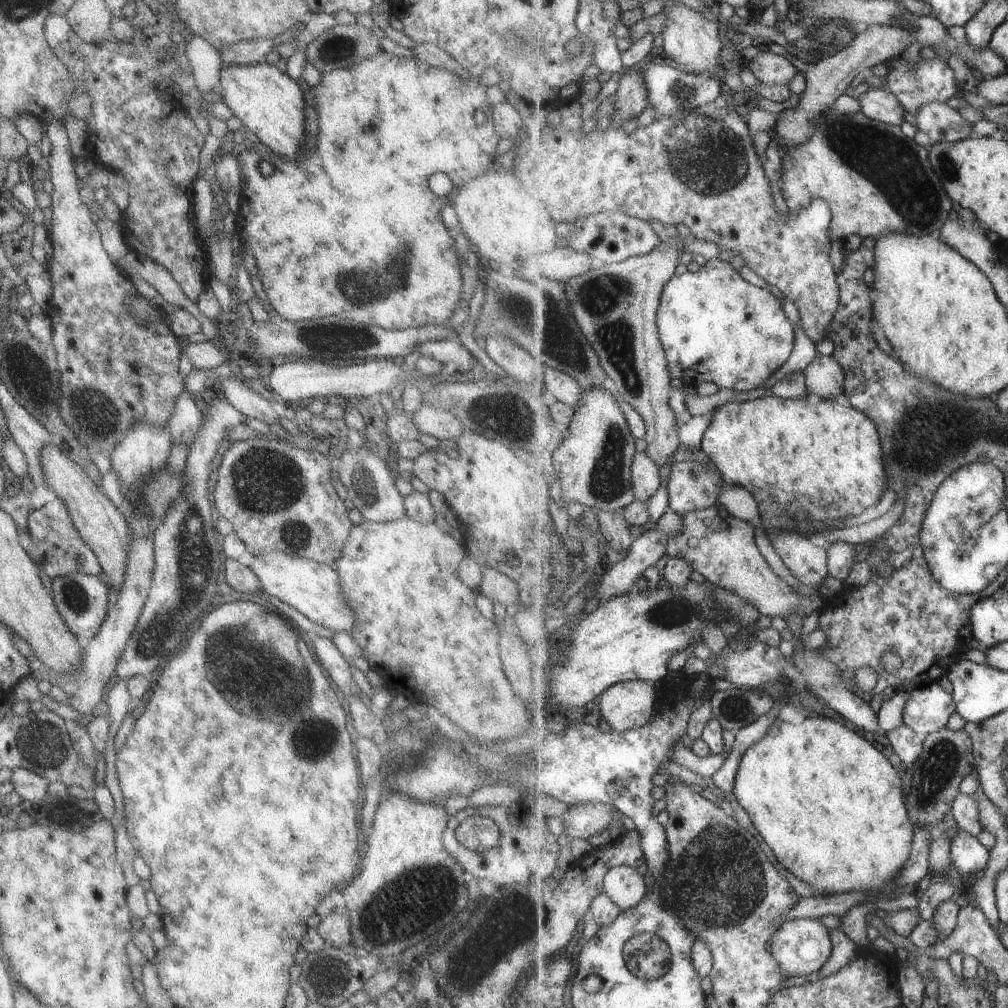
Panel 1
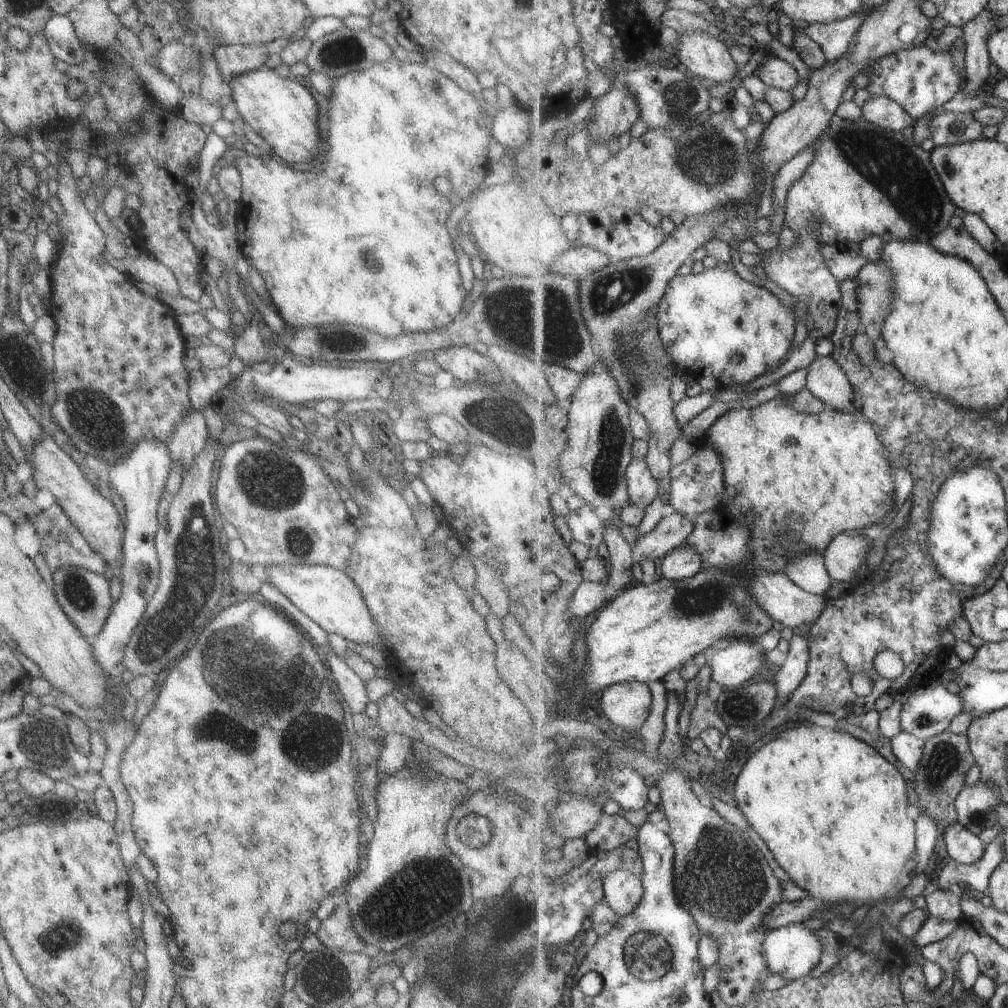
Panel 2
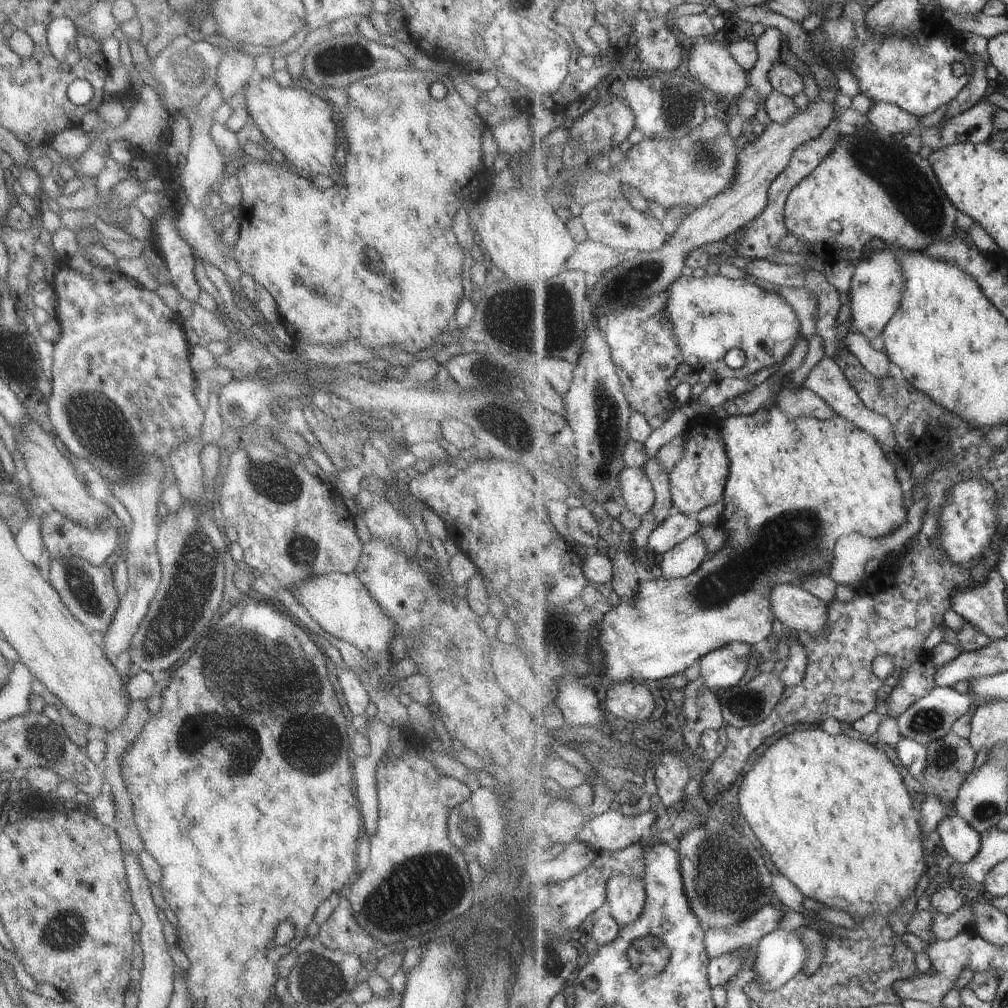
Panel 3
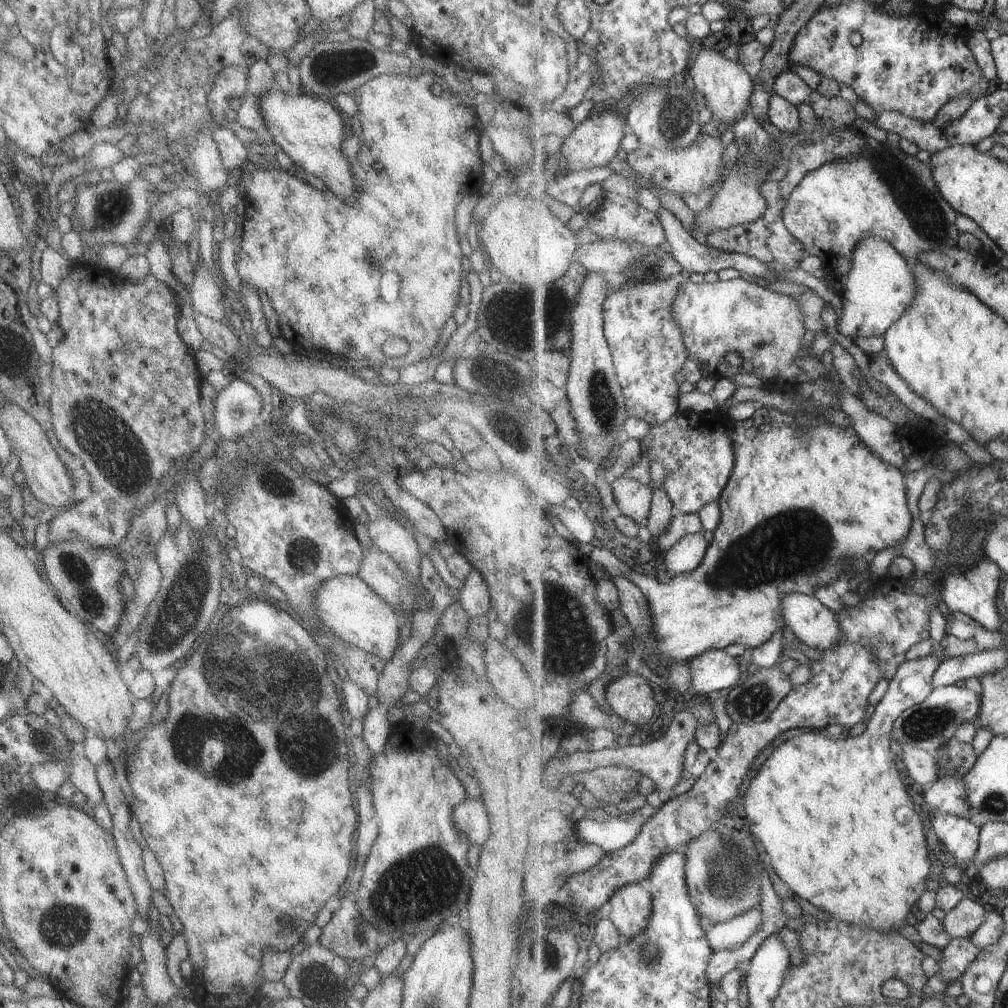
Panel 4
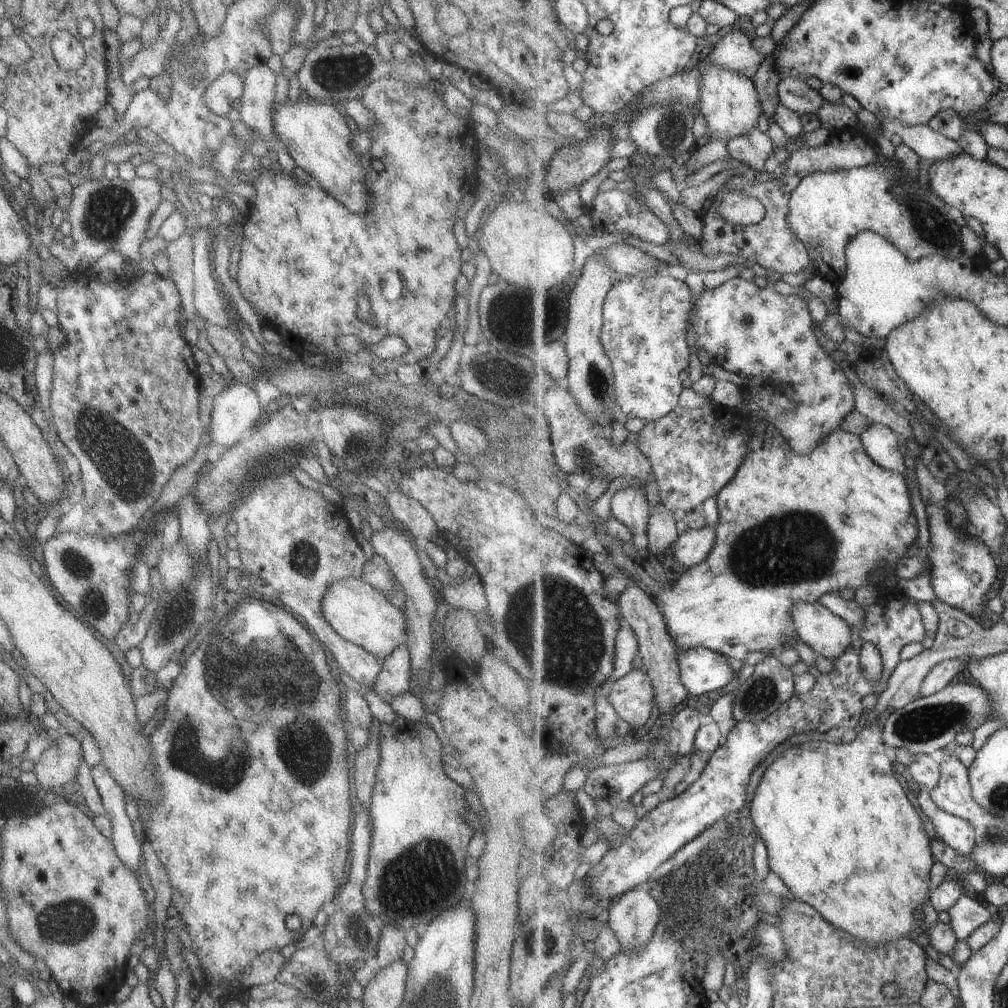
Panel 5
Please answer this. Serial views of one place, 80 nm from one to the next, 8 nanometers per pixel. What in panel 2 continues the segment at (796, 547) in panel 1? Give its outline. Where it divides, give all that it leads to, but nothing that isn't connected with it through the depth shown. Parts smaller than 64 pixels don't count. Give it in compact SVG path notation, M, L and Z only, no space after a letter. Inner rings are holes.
M823 553L798 555L786 566L786 574L803 590L814 595L829 596L833 584Z

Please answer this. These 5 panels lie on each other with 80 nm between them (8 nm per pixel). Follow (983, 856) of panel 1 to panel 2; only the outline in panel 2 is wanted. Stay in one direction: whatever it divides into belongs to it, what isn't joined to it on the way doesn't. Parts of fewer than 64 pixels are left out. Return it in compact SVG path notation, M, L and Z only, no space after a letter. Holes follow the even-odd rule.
M955 821L940 838L951 859L970 865L983 858L986 844L962 822Z

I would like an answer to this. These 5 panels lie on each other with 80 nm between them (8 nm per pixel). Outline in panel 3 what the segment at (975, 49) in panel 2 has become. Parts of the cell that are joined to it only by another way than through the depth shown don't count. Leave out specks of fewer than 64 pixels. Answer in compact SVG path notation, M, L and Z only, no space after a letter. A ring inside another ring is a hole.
M973 56L975 65L974 76L970 83L952 100L949 101L948 109L944 112L944 118L953 118L959 116L973 108L981 101L989 88L989 80L985 74L985 62L978 60Z

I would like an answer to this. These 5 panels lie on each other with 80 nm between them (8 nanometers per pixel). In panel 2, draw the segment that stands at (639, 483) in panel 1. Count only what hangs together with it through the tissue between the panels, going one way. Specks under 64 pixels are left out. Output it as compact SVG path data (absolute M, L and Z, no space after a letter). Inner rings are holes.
M633 460L626 470L626 479L630 492L629 504L647 508L659 495L659 485L646 460Z

